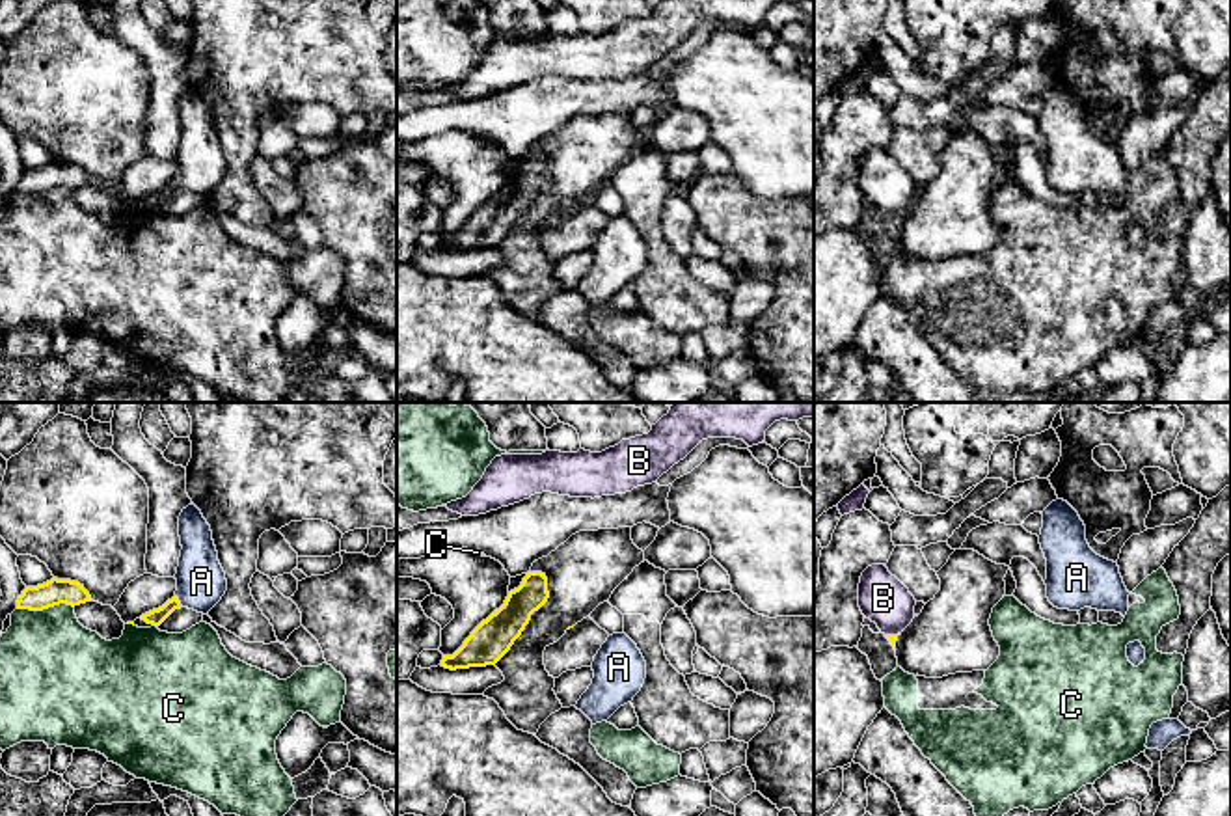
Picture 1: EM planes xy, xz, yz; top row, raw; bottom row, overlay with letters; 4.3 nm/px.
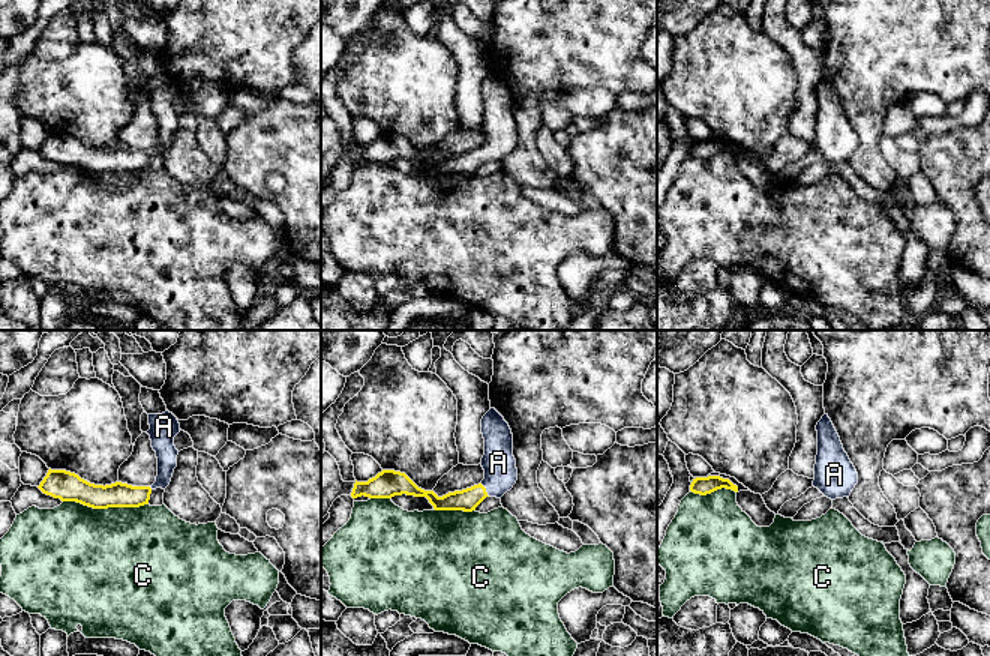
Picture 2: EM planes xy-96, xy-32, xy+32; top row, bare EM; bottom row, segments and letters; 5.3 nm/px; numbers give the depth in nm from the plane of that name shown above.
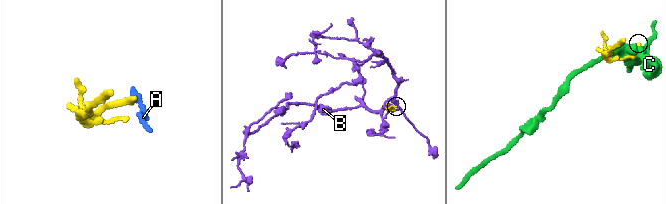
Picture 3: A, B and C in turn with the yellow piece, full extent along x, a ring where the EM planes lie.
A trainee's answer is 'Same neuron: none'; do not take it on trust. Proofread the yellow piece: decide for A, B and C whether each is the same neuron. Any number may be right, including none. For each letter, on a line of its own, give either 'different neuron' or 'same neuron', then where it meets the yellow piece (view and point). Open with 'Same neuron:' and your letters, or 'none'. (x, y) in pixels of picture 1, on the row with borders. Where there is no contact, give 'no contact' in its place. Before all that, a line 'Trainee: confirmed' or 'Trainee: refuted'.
Trainee: refuted
Same neuron: A
A: same neuron; meets yellow in xy at (177, 600)
B: different neuron; meets yellow in yz at (891, 636)
C: different neuron; meets yellow in xy at (45, 608)

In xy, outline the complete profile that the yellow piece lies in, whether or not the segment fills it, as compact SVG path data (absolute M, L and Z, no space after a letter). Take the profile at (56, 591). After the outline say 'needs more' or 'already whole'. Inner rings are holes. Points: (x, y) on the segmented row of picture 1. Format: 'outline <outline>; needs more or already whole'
outline M58 579L26 587L17 600L17 609L43 611L60 604L80 605L91 602L89 592L78 581Z; already whole

